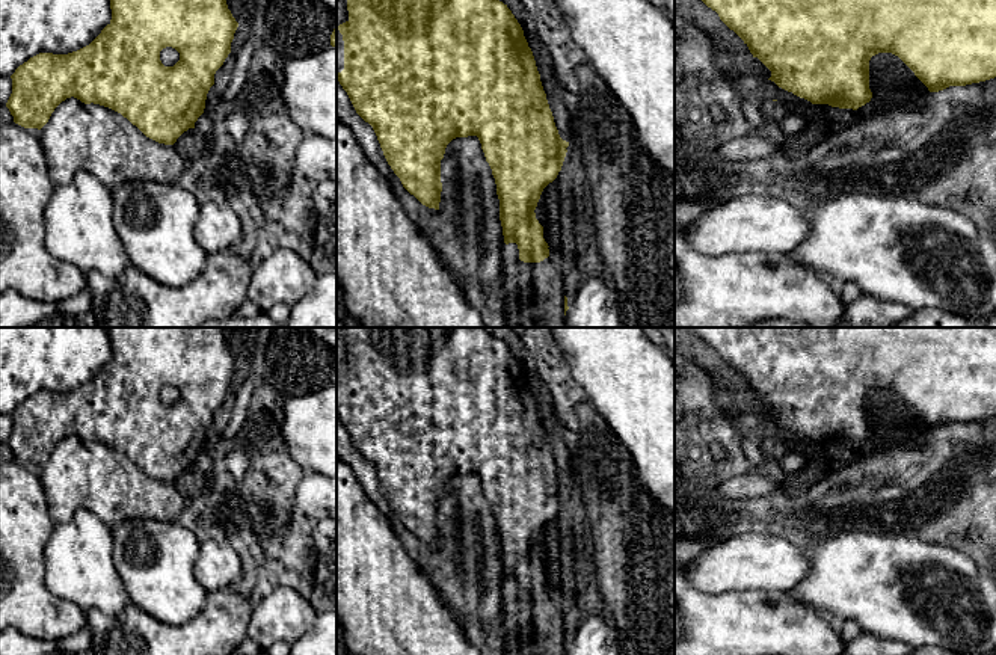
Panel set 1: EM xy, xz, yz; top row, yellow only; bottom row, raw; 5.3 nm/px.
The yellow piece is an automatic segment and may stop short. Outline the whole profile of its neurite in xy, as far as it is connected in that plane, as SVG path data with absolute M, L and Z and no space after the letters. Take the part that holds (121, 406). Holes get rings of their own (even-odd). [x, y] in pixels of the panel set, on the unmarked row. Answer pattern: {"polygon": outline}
{"polygon": "M107 328L112 358L101 371L86 385L68 391L39 391L20 403L12 417L12 432L6 441L14 460L24 466L41 468L50 457L54 447L66 436L77 436L85 442L109 445L146 475L174 483L177 477L195 466L195 460L204 451L205 438L214 423L214 412L231 391L231 380L238 361L228 347L223 328ZM172 385L180 391L174 404L164 404L160 389Z"}

